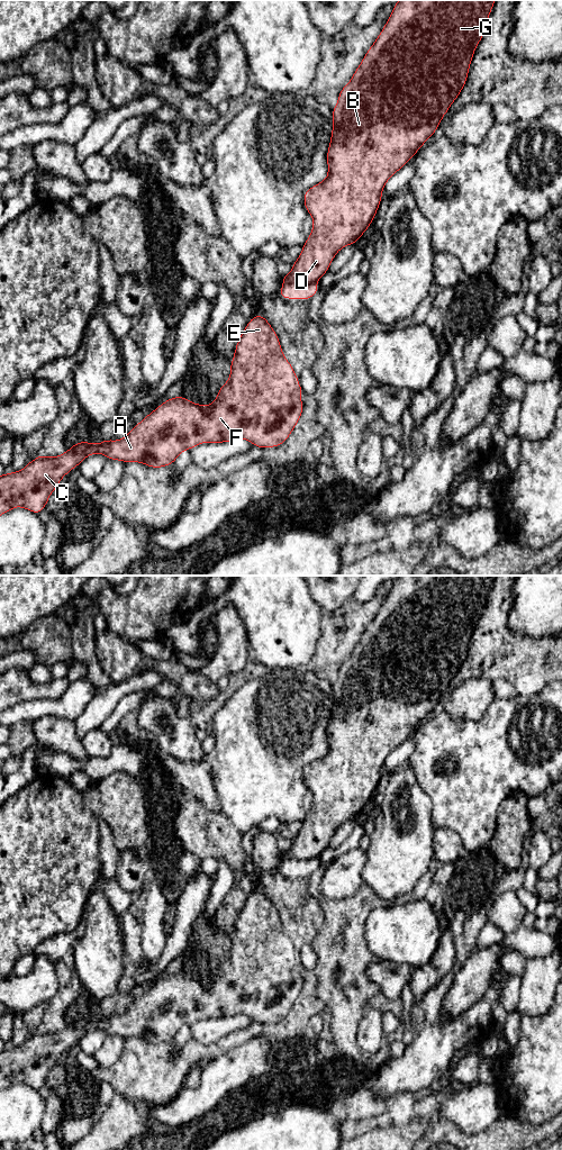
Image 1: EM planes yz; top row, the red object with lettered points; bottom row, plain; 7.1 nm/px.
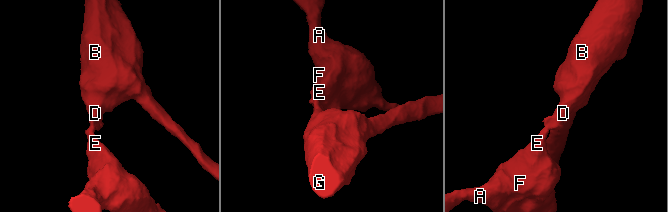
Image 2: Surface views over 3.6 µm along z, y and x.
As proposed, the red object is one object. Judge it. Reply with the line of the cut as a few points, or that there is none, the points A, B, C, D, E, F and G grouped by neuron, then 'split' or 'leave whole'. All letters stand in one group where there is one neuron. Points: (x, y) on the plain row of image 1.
yz (284, 858), (314, 859) | A C E F / B D G | split

